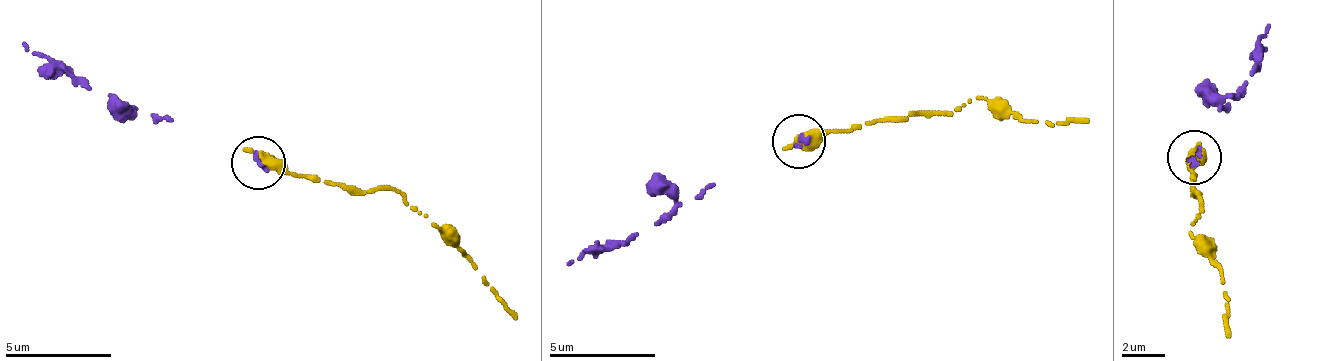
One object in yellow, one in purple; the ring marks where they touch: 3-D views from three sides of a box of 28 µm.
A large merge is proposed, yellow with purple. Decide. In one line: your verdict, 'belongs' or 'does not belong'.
belongs

